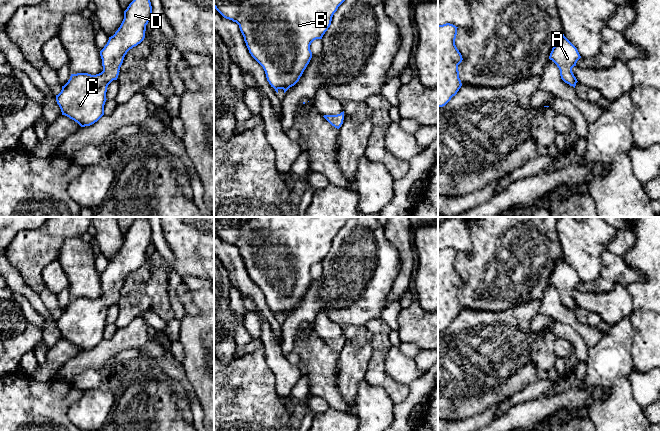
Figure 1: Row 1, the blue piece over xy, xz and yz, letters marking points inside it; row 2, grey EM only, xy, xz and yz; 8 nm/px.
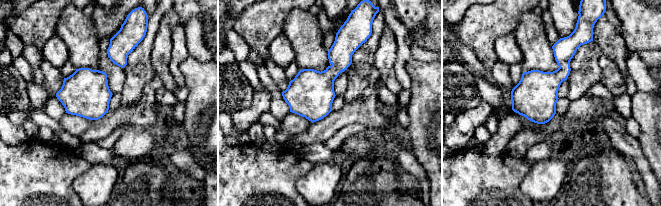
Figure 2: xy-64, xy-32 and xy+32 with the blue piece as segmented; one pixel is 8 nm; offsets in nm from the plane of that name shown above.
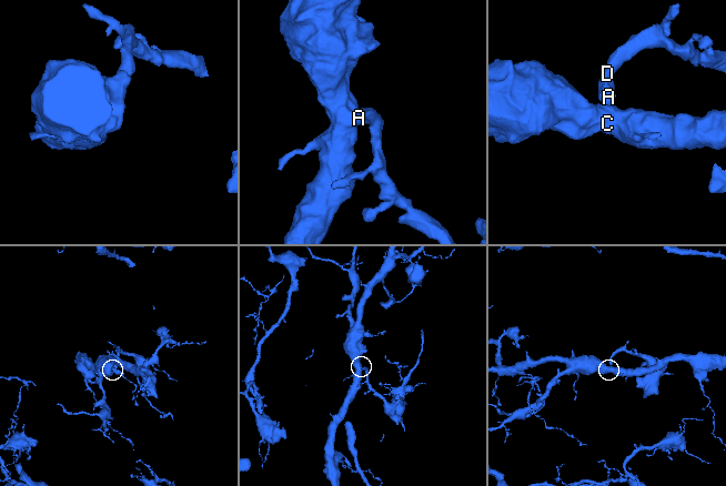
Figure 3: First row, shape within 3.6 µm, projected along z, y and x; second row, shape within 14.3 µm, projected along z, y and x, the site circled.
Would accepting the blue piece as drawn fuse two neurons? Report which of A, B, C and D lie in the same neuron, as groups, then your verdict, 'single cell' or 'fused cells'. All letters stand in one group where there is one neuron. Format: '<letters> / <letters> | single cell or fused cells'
A B C D | single cell

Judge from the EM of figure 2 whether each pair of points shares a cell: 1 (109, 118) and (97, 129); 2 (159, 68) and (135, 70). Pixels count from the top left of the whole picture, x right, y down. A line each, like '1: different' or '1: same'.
1: same
2: different

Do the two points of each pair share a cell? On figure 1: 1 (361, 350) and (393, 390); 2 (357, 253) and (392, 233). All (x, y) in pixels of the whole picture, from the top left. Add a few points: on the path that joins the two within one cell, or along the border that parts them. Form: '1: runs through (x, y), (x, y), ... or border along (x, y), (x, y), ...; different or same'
1: border along (373, 337), (372, 356), (363, 379); different
2: border along (383, 227), (385, 238), (396, 249), (399, 257); different

